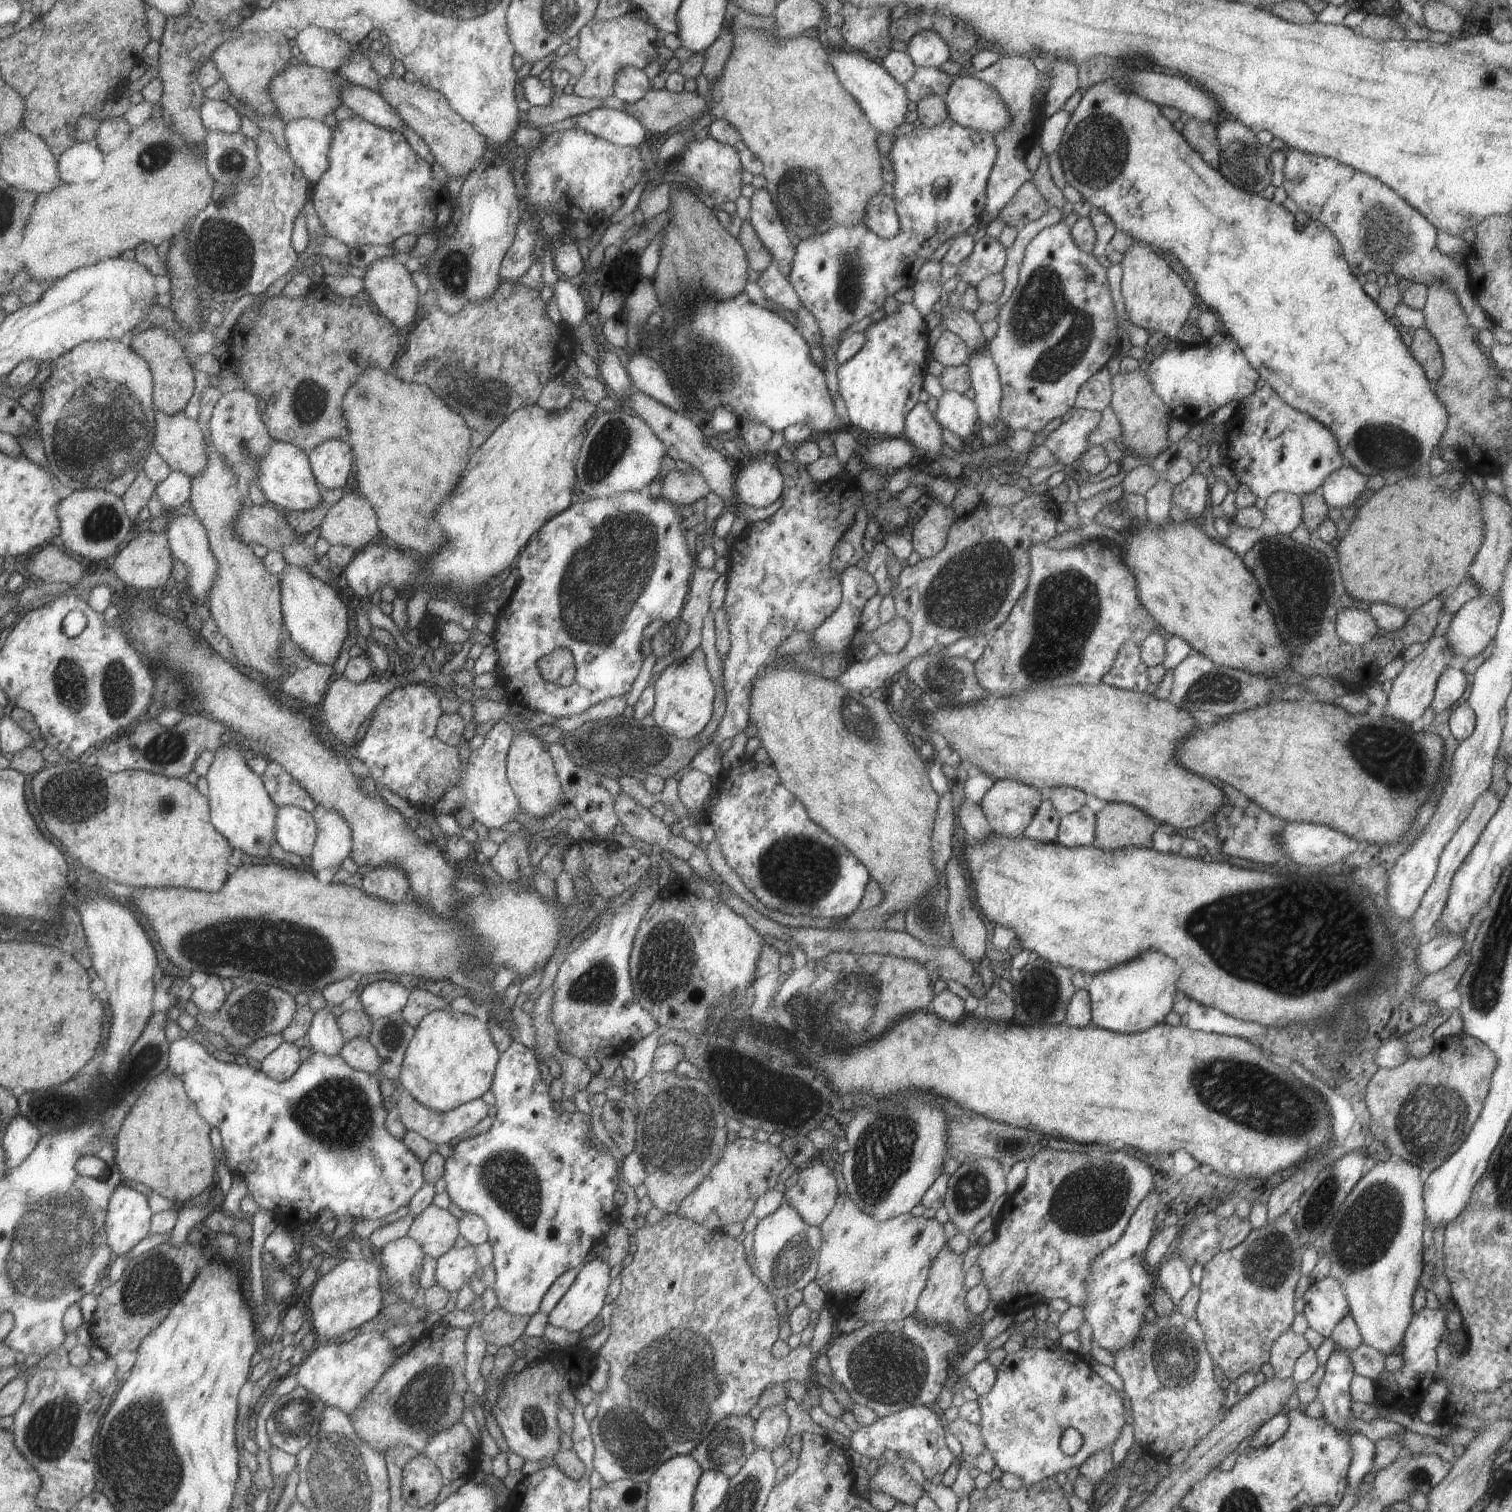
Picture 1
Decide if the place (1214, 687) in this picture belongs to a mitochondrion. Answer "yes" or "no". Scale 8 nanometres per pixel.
yes

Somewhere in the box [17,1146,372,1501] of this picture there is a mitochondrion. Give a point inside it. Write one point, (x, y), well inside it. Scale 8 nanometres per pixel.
(49, 1436)

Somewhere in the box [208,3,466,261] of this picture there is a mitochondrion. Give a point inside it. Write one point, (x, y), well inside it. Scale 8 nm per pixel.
(232, 162)

